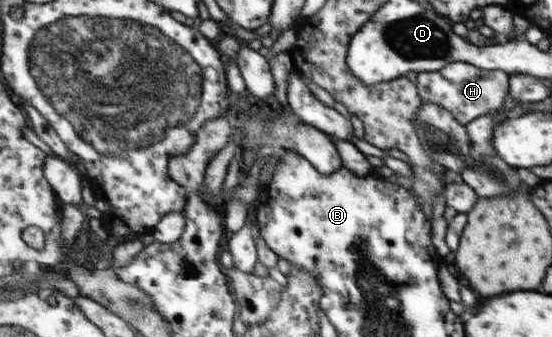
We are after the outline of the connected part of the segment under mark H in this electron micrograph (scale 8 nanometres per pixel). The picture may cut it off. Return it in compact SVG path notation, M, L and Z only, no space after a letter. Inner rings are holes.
M451 62L444 68L433 72L421 72L416 83L423 101L440 105L465 125L486 113L497 115L503 111L505 99L510 97L510 74L501 70L487 71L467 62Z

